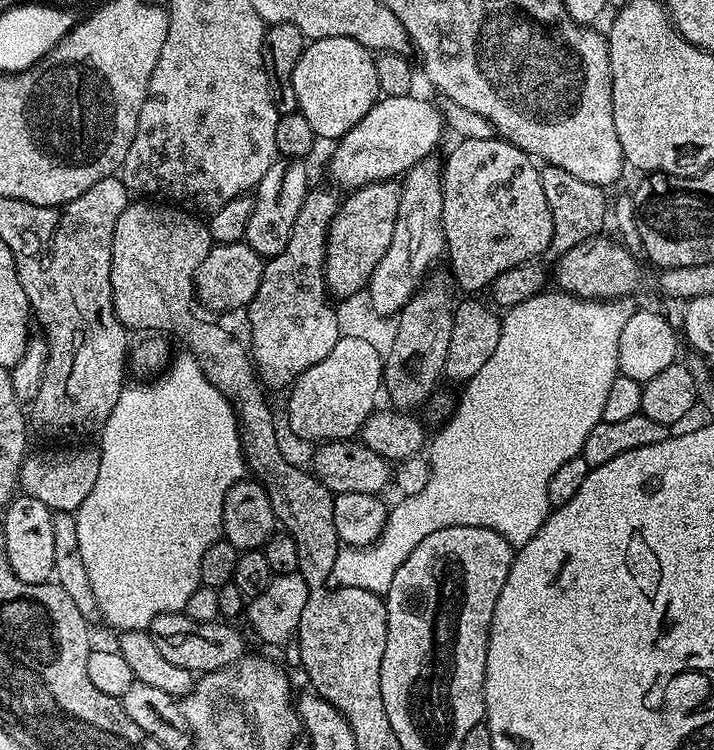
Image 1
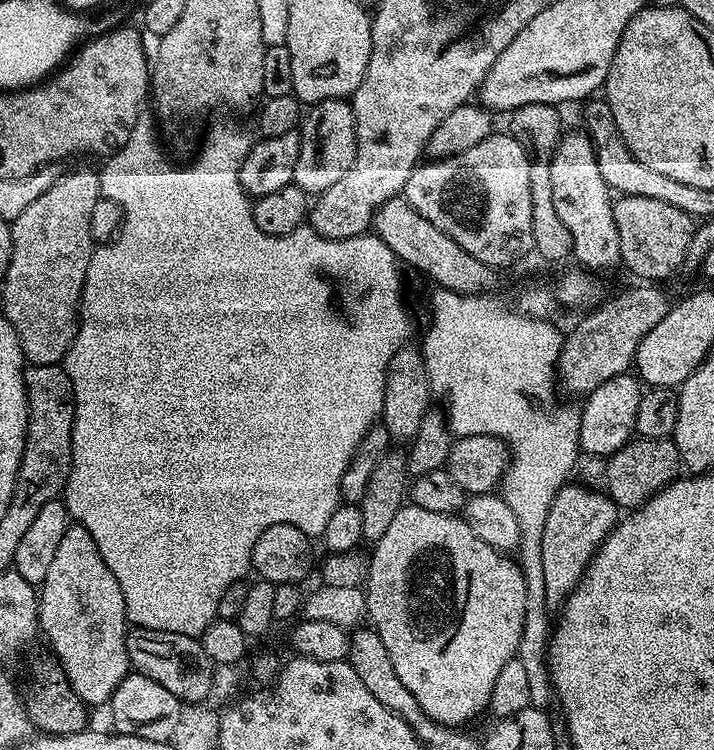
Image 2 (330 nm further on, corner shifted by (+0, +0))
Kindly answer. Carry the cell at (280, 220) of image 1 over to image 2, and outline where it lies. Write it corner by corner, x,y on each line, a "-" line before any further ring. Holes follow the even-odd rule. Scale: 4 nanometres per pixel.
347,99
324,100
321,104
313,104
307,109
302,123
299,125
300,149
298,150
298,166
294,166
294,182
302,191
319,194
330,190
350,166
354,166
356,153
356,123
354,110

